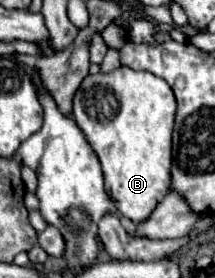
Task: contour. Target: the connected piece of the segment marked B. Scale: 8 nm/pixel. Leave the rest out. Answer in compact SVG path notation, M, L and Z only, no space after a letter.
M118 67L112 73L88 75L76 91L72 117L100 159L112 203L134 223L146 221L170 193L174 113L176 99L170 85L146 71Z

